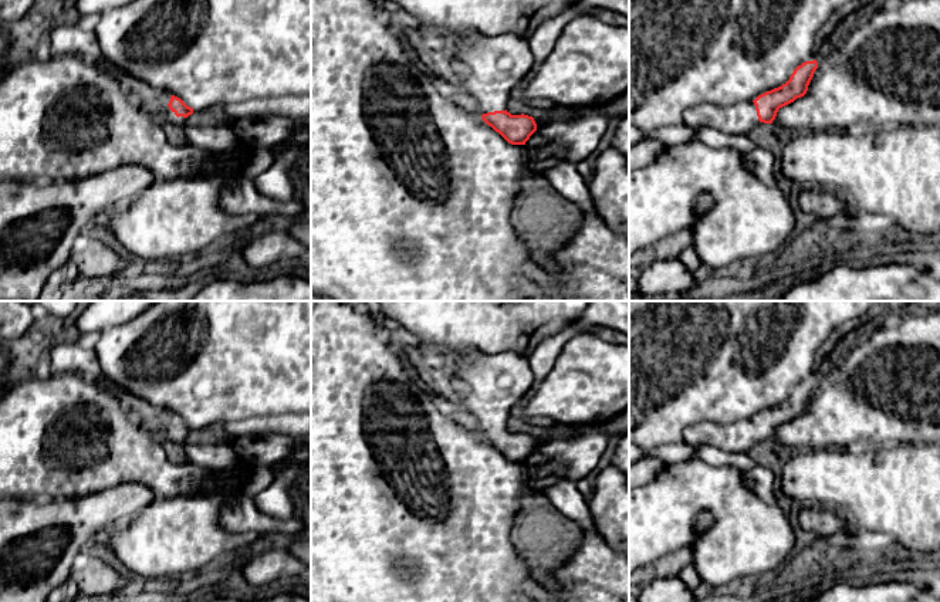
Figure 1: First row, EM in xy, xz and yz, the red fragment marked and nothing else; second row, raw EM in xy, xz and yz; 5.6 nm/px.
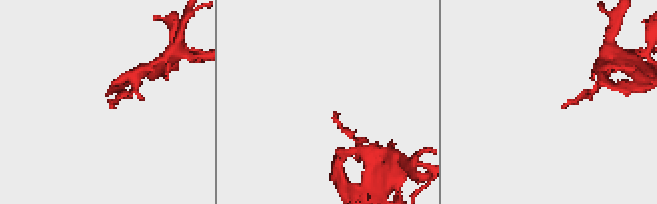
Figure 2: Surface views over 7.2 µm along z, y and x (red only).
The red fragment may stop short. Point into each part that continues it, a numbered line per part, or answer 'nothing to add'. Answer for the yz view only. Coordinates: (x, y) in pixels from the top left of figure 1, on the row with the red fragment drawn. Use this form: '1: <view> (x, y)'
1: yz (740, 118)

